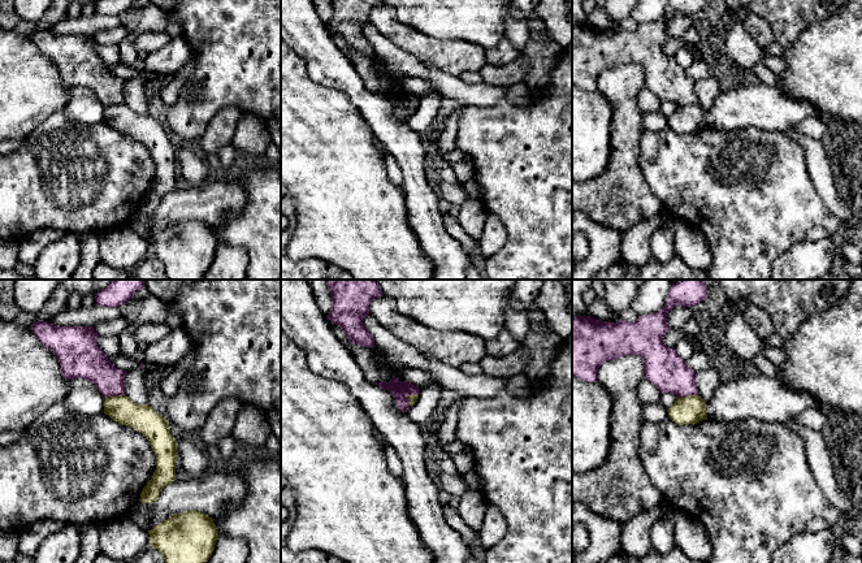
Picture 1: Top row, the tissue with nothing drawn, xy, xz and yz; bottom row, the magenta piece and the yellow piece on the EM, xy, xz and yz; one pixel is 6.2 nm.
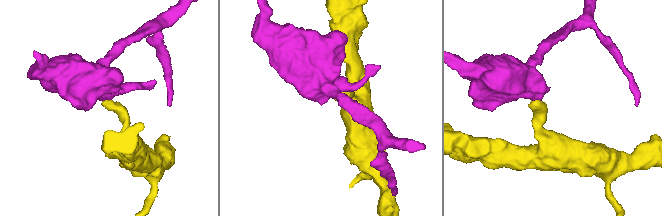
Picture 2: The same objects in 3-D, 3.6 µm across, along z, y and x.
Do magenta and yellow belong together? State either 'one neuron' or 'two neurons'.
two neurons

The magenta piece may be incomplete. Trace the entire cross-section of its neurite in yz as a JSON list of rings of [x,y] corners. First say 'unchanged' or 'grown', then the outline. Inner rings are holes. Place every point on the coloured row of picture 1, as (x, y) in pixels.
unchanged; [[[681,280],[672,283],[664,306],[655,313],[641,315],[636,321],[619,320],[608,322],[590,316],[572,316],[572,374],[585,382],[597,382],[597,371],[606,360],[627,355],[638,355],[644,361],[644,377],[659,391],[676,397],[698,395],[697,373],[681,359],[673,347],[663,343],[663,335],[670,330],[667,316],[676,307],[699,304],[707,296],[705,280]]]

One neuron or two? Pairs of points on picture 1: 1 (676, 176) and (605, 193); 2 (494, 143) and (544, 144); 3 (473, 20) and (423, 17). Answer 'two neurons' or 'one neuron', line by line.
1: two neurons
2: one neuron
3: one neuron

